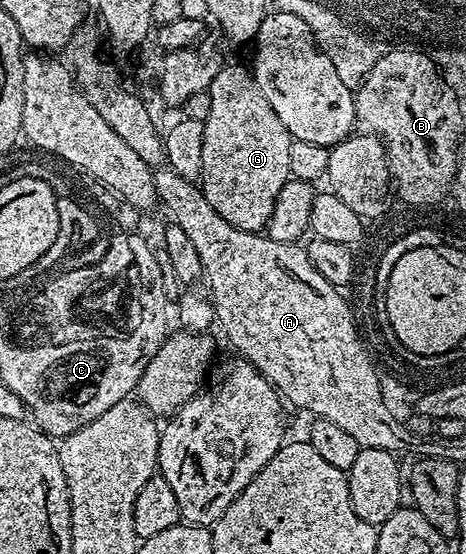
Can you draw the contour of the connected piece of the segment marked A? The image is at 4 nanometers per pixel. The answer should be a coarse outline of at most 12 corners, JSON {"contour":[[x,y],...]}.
{"contour":[[169,167],[235,354],[359,449],[416,437],[383,402],[339,286],[232,227]]}

